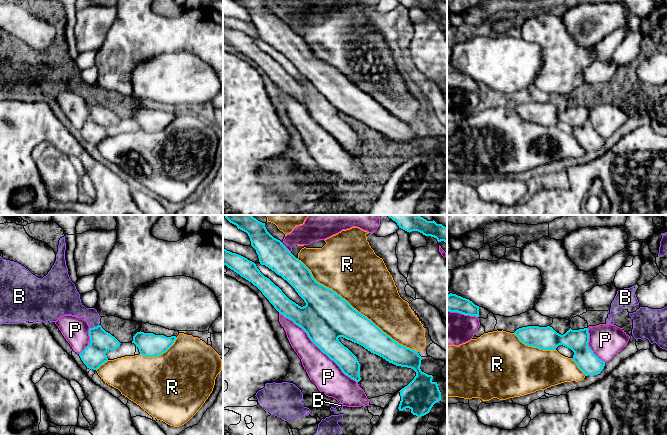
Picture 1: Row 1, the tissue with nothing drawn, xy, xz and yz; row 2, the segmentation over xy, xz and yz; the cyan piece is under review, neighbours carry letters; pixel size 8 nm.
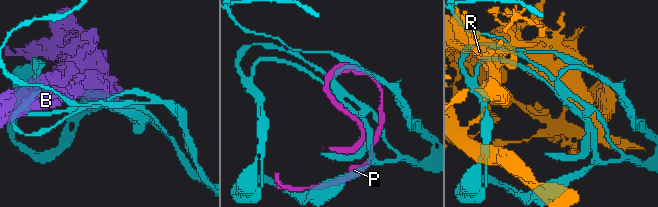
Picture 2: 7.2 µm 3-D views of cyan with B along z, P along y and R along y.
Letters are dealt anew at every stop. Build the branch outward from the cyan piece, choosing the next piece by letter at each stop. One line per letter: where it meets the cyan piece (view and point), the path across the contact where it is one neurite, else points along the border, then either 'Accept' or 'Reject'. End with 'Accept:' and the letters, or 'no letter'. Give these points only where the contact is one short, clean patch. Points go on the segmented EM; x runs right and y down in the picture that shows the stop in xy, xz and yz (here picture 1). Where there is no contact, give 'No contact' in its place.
B: Touches cyan at xy (94, 327). Reject
P: Touches cyan at xz (318, 347). Accept
R: Touches cyan at xz (355, 309). Reject
Accept: P

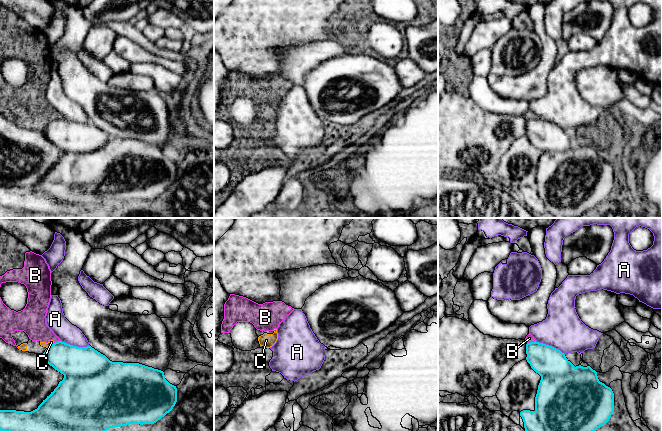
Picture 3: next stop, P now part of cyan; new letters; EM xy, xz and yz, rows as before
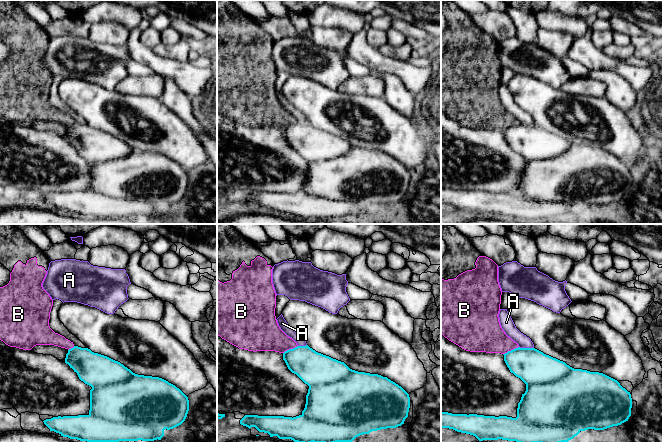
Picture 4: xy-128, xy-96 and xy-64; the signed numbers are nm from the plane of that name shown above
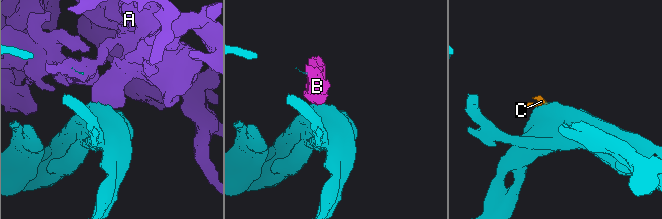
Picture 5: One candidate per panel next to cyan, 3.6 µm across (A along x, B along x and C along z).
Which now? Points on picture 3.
A: Touches cyan at yz (550, 346). Reject
B: Touches cyan at yz (531, 342). Boundary: yz (535, 340), (527, 343). Reject
C: Touches cyan at xy (50, 345). Boundary: xy (53, 342), (46, 347). Reject
Accept: no letter

